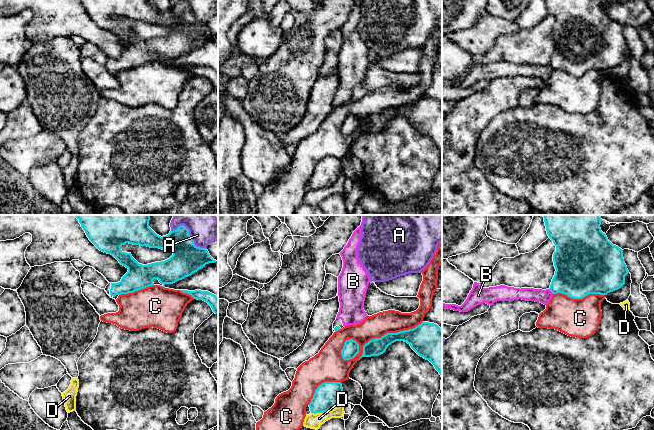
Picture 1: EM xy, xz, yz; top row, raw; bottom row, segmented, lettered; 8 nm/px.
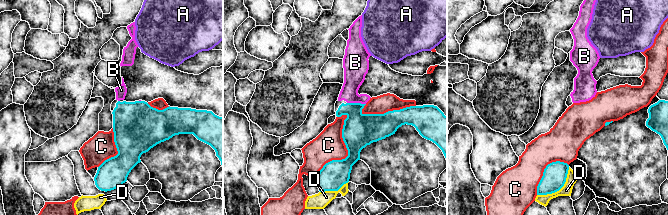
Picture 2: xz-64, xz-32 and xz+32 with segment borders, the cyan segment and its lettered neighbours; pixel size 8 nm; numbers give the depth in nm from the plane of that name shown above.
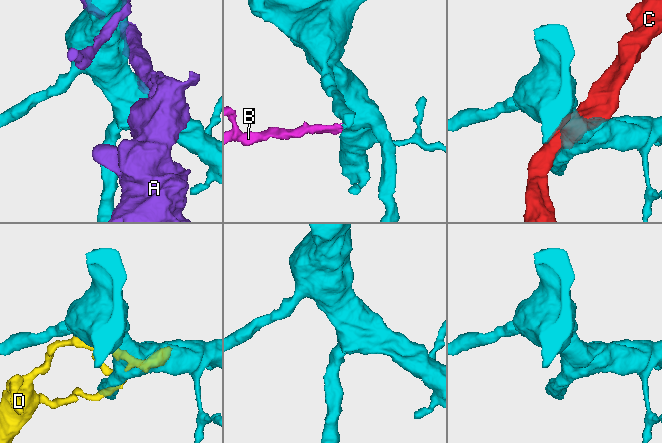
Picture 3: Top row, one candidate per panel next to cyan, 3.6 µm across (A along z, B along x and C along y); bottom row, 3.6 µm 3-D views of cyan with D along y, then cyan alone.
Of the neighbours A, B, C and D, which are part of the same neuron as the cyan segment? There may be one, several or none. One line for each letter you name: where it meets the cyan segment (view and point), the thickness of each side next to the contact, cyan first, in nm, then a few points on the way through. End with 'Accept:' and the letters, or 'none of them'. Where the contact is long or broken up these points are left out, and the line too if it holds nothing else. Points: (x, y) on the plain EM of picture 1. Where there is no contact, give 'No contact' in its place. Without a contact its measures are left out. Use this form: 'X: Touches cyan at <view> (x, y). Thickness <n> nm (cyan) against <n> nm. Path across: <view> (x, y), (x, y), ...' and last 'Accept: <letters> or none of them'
B: Touches cyan at yz (551, 67). Thickness 360 nm (cyan) against 110 nm. Path across: yz (577, 50), (551, 67), (547, 70), (529, 70)
Accept: B

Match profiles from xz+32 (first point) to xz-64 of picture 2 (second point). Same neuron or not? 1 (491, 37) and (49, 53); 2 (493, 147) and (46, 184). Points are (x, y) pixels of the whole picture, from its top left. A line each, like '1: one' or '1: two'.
1: one
2: one

